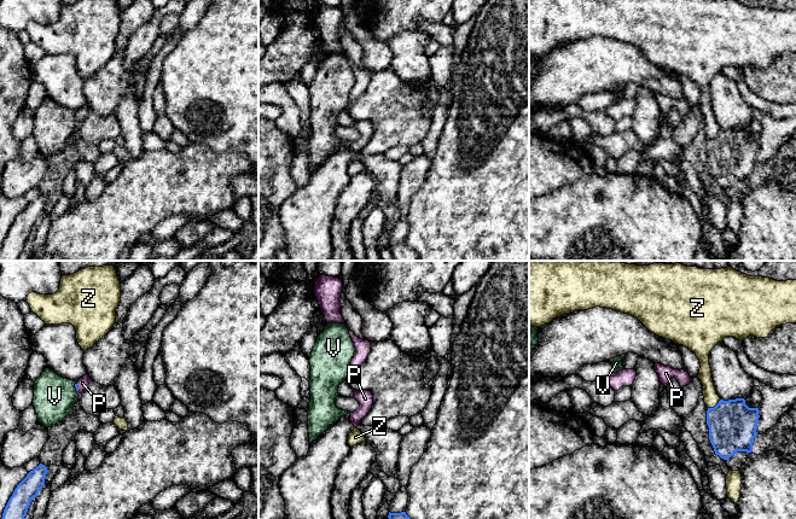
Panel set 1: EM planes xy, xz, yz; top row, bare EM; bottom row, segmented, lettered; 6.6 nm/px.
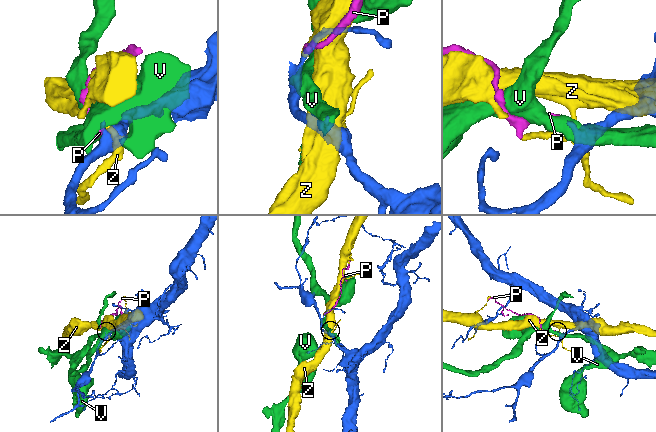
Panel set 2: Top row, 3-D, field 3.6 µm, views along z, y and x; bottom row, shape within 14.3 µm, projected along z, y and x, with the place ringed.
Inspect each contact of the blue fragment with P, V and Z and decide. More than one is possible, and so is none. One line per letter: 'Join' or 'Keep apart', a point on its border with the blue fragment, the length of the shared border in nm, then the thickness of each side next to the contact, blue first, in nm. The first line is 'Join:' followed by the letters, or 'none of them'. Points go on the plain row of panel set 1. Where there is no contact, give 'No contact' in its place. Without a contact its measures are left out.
Join: P
P: Join. Touches blue at xy (77, 116). Shared border 60 nm. Thickness 20 nm (blue) against 70 nm
V: Keep apart. Touches blue at xy (75, 116). Shared border 60 nm. Thickness 20 nm (blue) against 280 nm
Z: Keep apart. Touches blue at yz (715, 135). Shared border 110 nm. Thickness 320 nm (blue) against 100 nm

